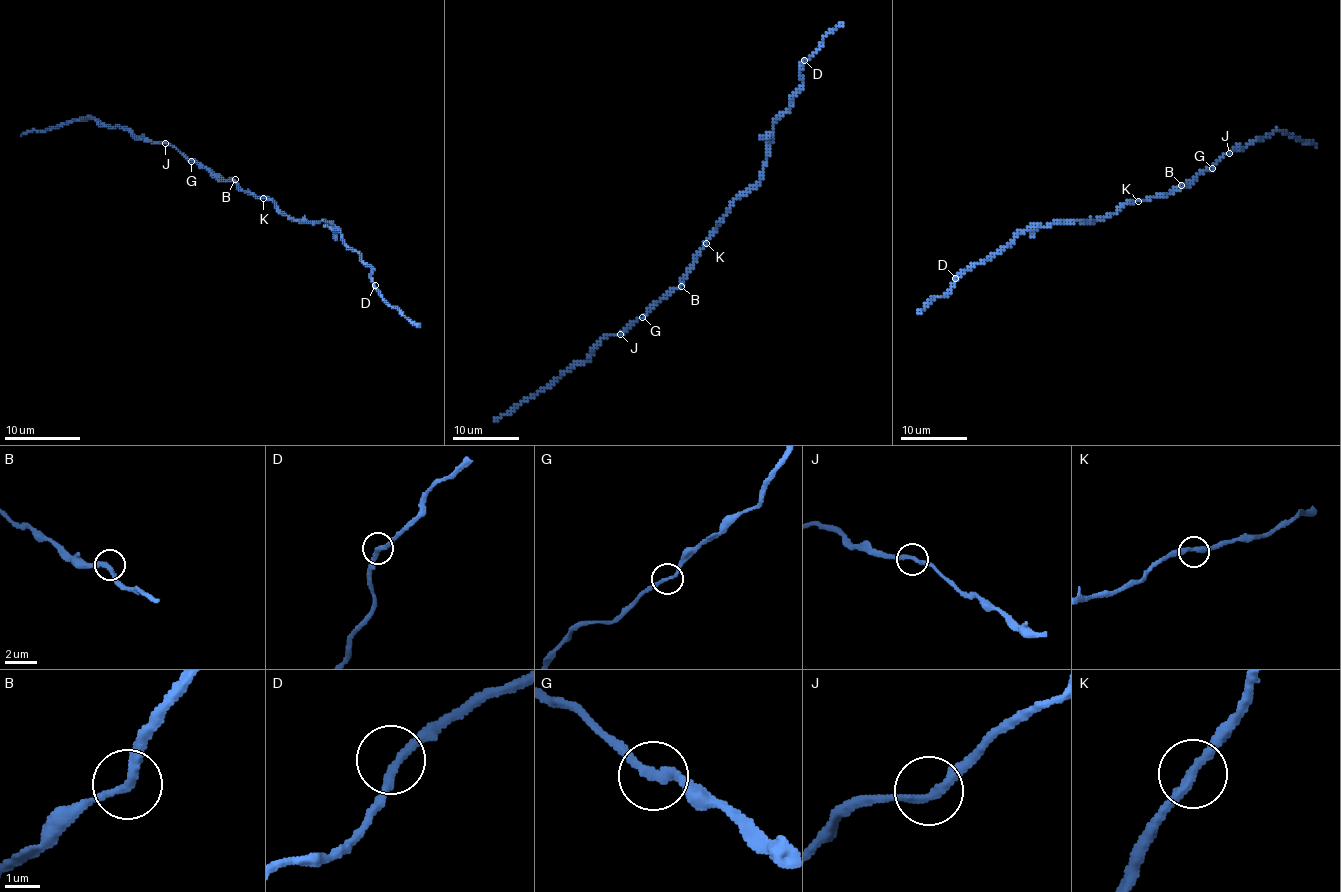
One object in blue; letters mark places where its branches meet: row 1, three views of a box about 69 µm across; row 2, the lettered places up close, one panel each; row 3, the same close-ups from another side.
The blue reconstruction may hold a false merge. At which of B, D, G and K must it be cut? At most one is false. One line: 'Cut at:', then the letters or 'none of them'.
Cut at: none of them

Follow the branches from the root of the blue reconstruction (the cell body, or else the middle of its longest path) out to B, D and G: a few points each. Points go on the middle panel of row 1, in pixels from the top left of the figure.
B: (704, 243), (681, 286)
D: (704, 243), (731, 204), (761, 178), (769, 135), (802, 83), (804, 60)
G: (704, 243), (684, 281), (671, 289), (643, 317)

